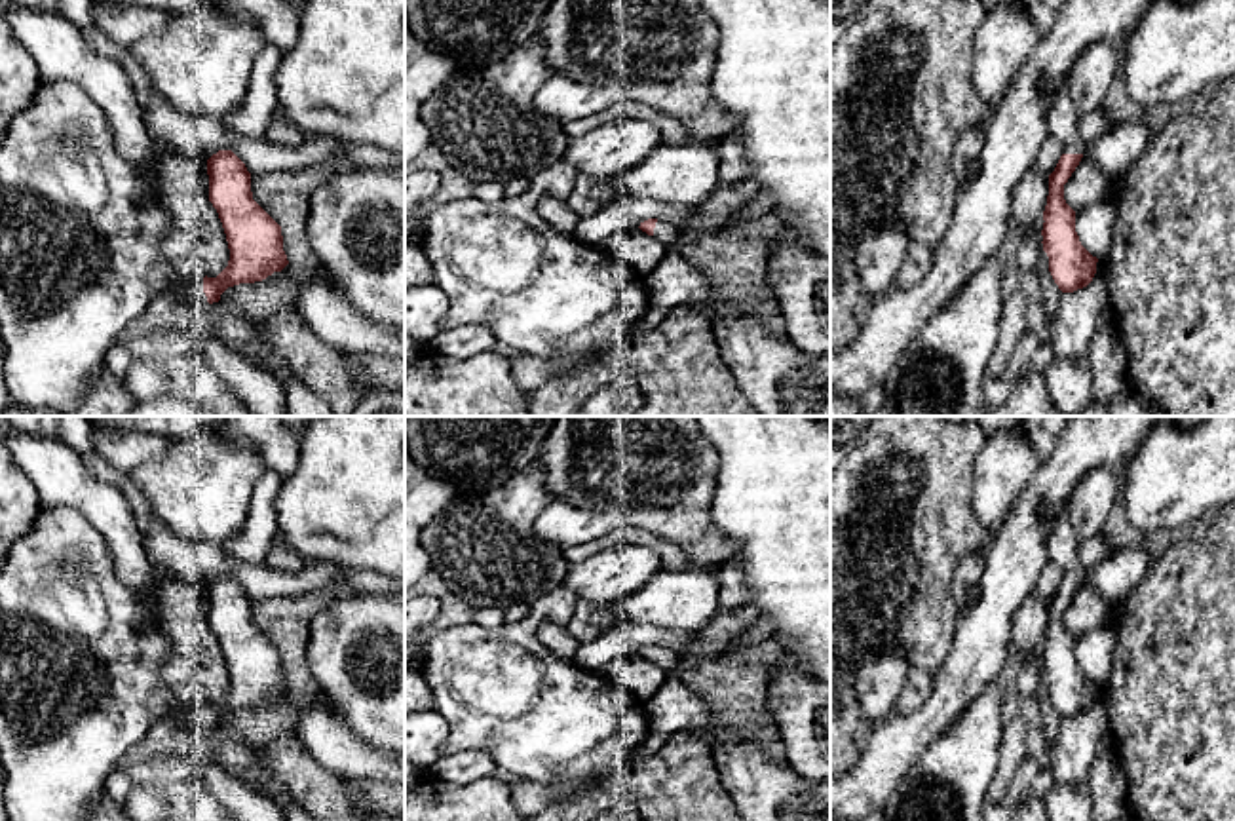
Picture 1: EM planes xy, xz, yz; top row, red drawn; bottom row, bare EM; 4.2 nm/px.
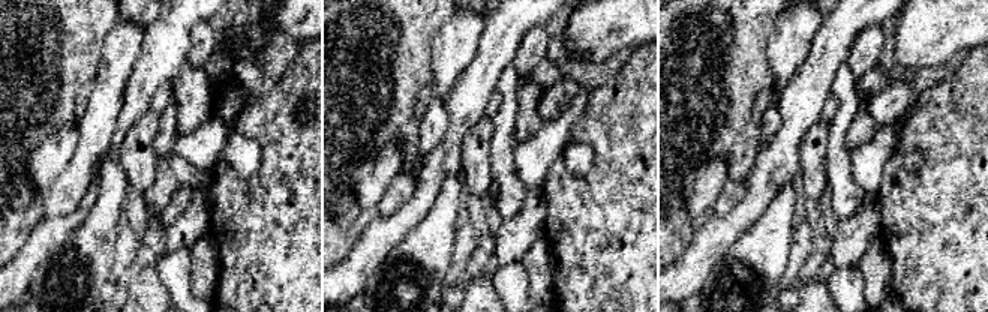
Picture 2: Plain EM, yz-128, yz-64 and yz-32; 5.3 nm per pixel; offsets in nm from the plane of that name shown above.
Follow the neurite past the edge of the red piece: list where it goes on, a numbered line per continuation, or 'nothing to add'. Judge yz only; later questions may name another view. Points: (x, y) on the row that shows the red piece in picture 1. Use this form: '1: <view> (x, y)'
1: yz (1063, 116)

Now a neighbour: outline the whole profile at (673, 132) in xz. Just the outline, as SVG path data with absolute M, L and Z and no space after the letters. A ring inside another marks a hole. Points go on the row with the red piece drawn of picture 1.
M629 97L619 99L614 106L602 110L600 114L593 114L589 118L580 120L566 120L562 122L562 127L570 139L576 139L618 118L638 118L652 122L661 131L661 143L665 144L694 143L694 137L676 118L661 110L654 110Z

